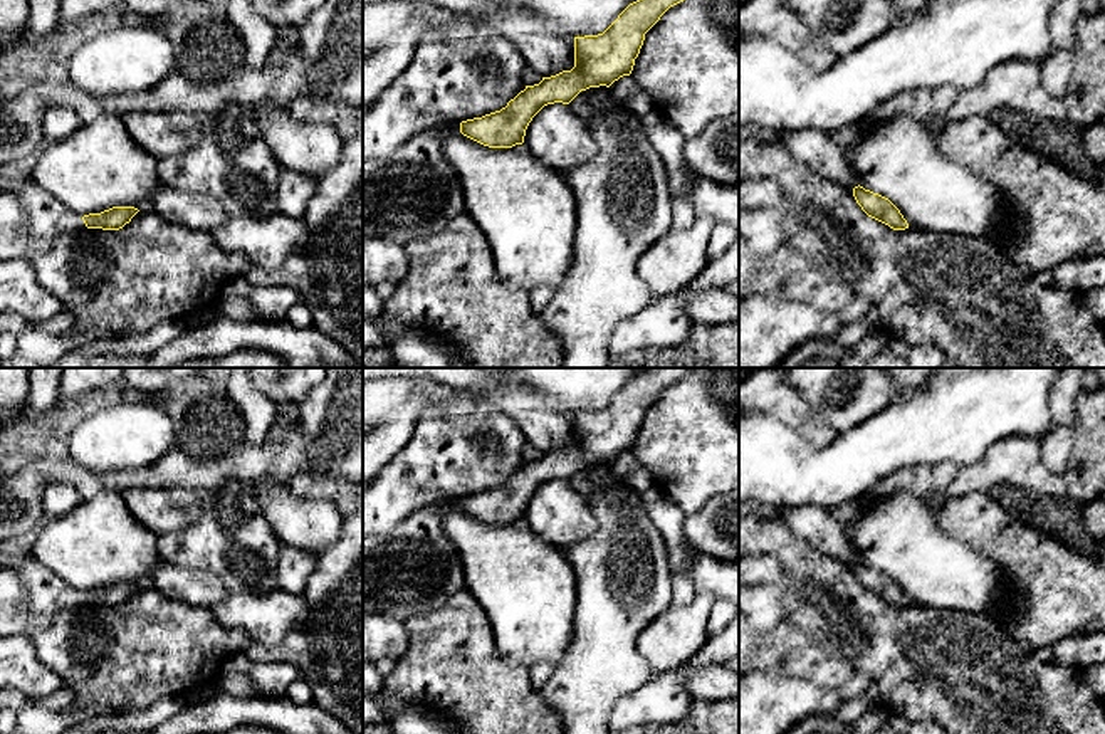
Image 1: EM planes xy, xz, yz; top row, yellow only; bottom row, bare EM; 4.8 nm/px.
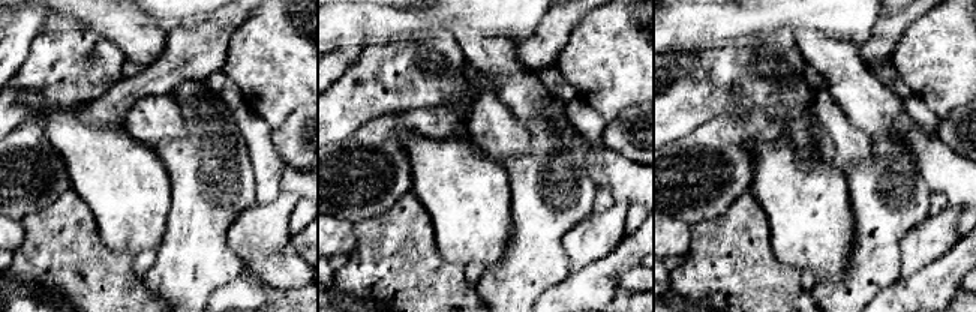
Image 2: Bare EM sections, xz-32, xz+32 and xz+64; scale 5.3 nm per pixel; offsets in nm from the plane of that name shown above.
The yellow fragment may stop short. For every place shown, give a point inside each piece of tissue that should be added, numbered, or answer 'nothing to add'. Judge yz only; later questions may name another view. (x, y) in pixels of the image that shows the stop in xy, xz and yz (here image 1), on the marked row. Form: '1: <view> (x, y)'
nothing to add

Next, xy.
1: xy (46, 215)

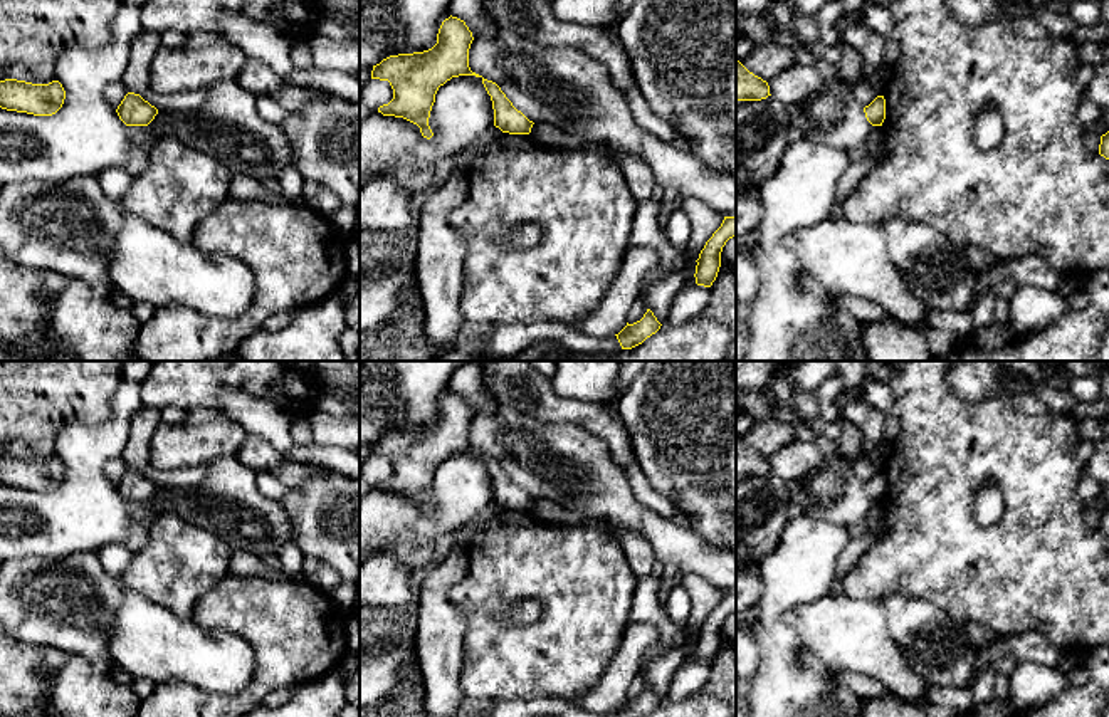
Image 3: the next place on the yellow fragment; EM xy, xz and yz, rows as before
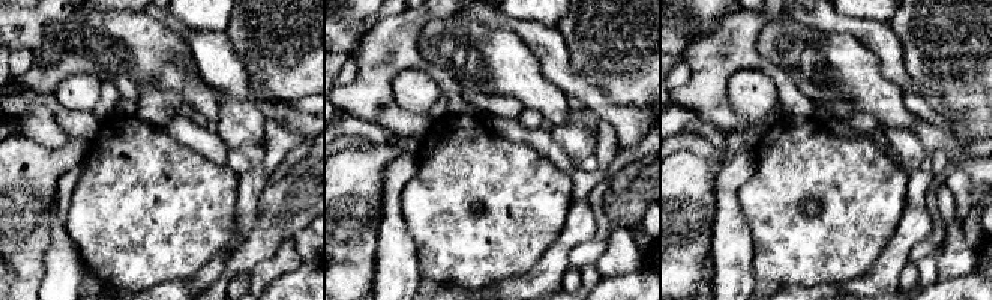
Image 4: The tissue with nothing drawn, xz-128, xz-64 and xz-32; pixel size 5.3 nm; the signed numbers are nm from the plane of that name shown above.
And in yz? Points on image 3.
nothing to add

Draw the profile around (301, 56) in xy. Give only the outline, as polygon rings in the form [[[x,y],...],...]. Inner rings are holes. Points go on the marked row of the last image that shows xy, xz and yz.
[[[294,42],[291,59],[296,69],[313,67],[313,54],[307,42]]]

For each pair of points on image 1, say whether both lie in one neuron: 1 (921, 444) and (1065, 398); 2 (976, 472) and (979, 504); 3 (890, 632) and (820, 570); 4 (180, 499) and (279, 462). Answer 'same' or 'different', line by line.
1: different
2: different
3: same
4: different

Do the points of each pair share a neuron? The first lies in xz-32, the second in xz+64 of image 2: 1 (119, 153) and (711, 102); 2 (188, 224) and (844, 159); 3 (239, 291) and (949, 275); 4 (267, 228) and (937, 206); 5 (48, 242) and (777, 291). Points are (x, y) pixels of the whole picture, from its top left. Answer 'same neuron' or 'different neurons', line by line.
1: different neurons
2: different neurons
3: same neuron
4: different neurons
5: same neuron

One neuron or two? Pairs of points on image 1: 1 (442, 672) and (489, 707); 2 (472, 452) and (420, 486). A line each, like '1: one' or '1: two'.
1: one
2: one

